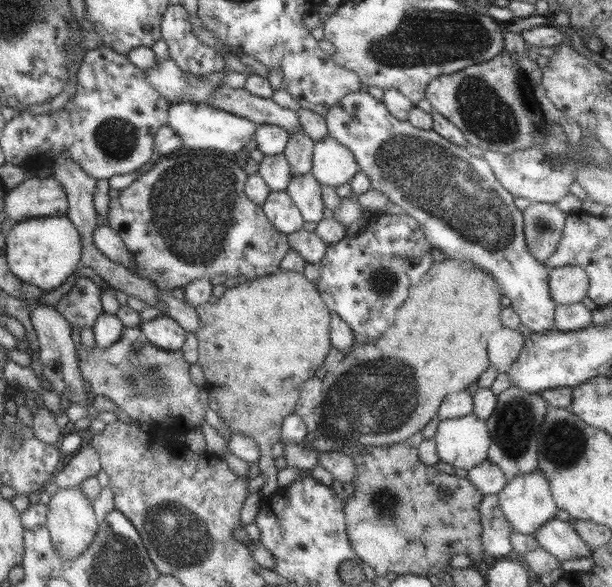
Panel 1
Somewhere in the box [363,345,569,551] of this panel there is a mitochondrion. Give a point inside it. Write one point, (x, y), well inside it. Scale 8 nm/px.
(516, 422)

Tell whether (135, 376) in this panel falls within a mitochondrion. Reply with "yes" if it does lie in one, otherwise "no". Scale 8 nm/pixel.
yes

